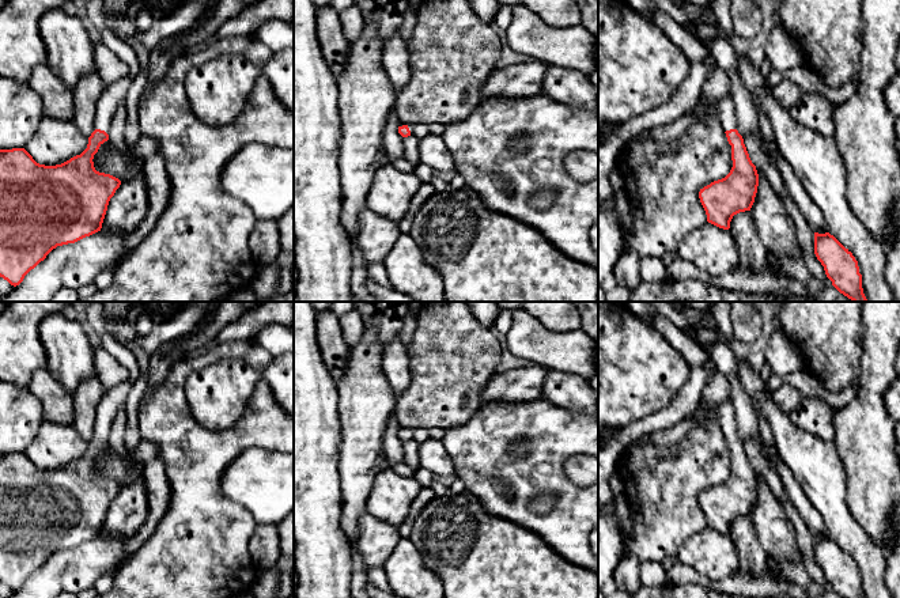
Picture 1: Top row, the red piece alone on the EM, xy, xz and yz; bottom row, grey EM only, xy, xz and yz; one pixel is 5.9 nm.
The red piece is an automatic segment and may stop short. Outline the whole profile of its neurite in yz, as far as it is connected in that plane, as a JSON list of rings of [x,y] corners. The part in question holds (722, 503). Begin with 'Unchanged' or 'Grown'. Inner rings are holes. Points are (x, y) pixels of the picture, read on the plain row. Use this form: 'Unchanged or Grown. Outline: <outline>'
Grown. Outline: [[[731,398],[719,406],[718,419],[730,448],[731,474],[725,482],[700,493],[699,503],[706,515],[707,526],[729,534],[734,519],[750,515],[757,497],[759,478],[749,462],[744,443],[737,435]]]

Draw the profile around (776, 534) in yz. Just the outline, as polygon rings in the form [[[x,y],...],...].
[[[759,474],[759,491],[750,518],[760,544],[778,564],[802,561],[795,530],[787,519],[780,502]]]

